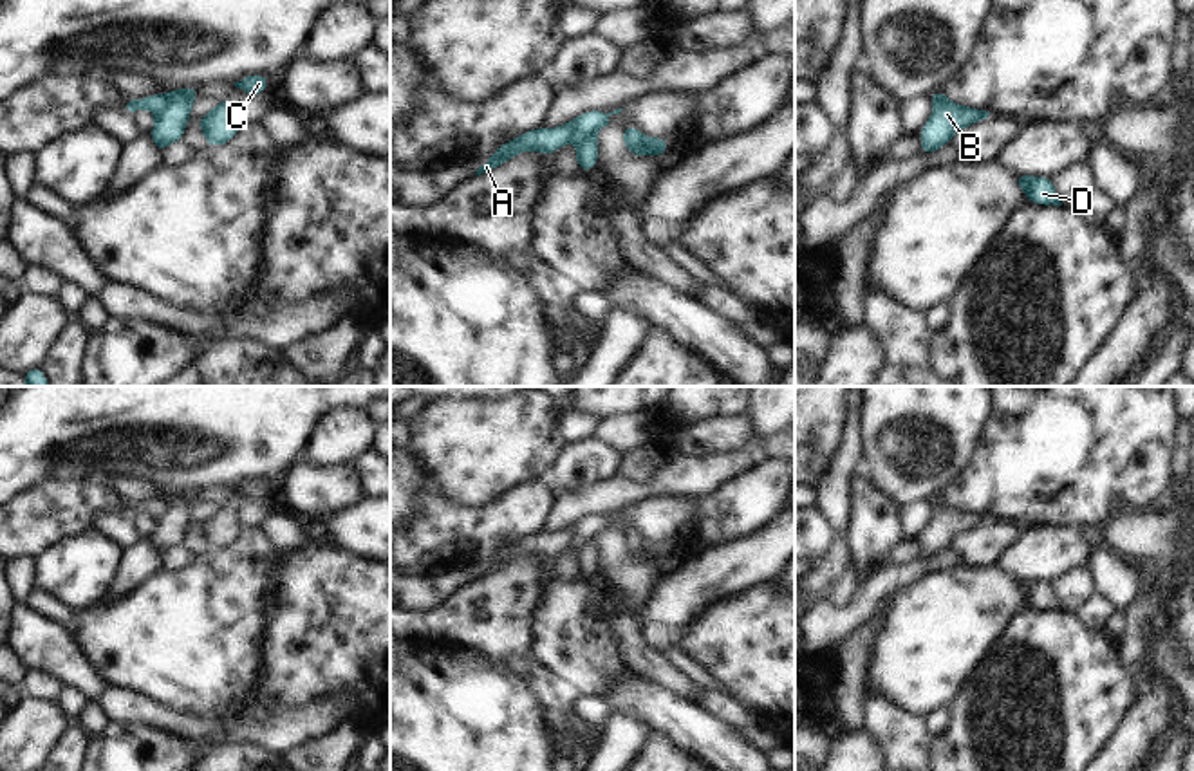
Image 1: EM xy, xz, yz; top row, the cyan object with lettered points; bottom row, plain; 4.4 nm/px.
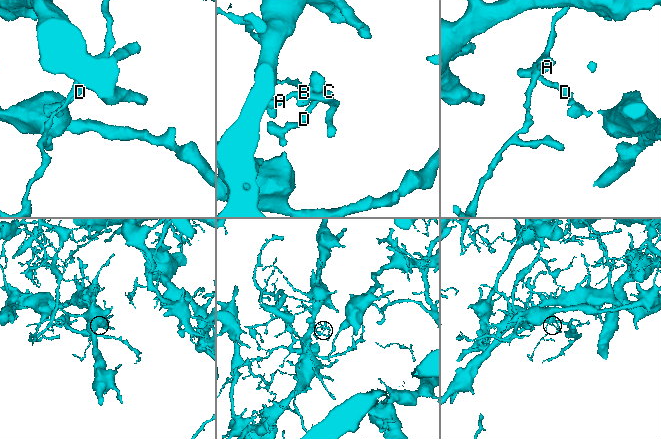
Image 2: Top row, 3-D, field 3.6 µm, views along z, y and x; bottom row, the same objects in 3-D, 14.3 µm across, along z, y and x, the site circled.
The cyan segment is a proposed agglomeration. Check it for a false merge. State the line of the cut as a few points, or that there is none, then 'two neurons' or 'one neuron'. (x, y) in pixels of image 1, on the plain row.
cut in xy along (167, 499), (167, 510), (158, 520); two neurons

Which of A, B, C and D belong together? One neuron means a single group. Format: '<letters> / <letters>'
A C D / B

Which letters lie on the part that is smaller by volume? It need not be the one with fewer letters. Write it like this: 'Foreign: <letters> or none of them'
Foreign: B.

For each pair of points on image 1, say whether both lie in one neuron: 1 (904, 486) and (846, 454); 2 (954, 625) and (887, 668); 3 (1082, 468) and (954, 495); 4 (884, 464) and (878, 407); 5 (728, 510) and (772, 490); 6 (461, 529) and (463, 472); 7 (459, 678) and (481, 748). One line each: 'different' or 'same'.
1: different
2: same
3: same
4: same
5: same
6: different
7: same

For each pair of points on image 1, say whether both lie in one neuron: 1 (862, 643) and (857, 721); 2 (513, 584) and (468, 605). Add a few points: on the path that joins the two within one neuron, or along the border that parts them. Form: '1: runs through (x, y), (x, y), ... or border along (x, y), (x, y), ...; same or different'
1: runs through (851, 663), (851, 701); same
2: runs through (503, 594), (492, 605), (479, 605); same

